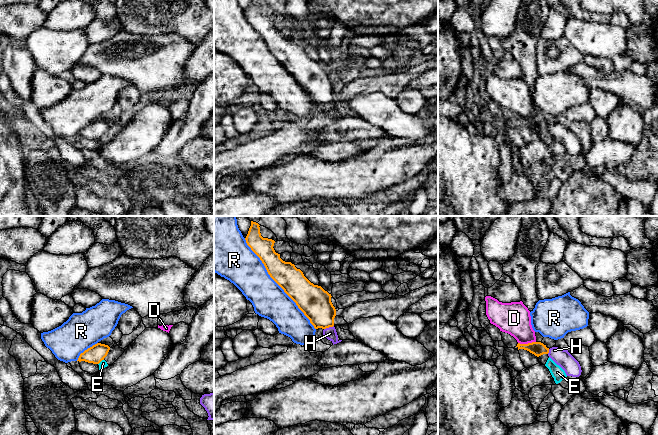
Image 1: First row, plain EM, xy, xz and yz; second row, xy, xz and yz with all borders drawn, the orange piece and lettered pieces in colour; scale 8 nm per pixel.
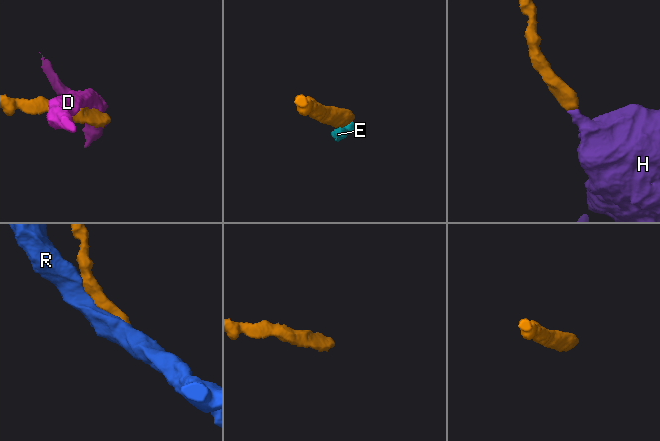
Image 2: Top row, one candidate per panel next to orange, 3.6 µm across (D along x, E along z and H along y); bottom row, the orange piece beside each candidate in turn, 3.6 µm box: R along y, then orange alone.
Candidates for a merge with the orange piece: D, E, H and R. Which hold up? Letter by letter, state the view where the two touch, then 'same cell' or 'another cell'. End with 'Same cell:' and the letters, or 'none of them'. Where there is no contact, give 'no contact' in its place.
D: yz | another cell
E: xy | another cell
H: xz | same cell
R: xz | another cell
Same cell: H

